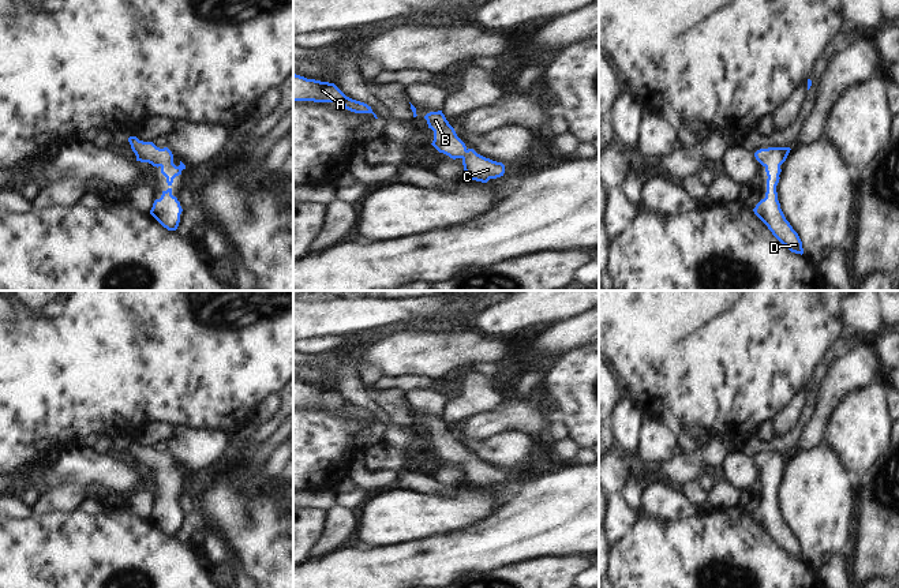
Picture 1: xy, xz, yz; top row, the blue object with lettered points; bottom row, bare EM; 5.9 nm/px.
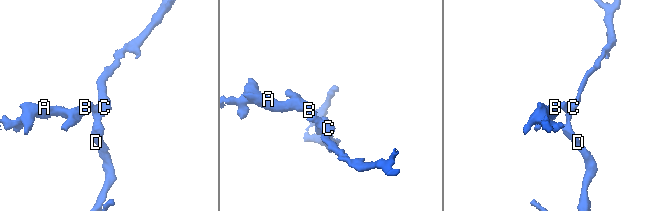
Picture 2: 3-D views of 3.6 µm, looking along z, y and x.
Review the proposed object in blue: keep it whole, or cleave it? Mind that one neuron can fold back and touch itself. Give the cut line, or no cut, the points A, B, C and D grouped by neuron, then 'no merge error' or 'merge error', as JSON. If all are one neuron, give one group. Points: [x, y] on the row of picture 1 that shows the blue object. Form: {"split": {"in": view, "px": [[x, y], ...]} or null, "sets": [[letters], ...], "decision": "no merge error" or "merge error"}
{"split": null, "sets": [["A", "B", "C", "D"]], "decision": "no merge error"}

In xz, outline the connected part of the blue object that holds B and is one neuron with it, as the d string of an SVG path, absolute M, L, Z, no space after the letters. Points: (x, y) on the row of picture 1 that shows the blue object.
M442 111L430 112L424 119L427 120L428 128L434 131L434 141L431 145L439 153L453 160L461 158L467 179L487 183L490 179L503 176L505 165L477 154L473 149L468 149L457 136Z

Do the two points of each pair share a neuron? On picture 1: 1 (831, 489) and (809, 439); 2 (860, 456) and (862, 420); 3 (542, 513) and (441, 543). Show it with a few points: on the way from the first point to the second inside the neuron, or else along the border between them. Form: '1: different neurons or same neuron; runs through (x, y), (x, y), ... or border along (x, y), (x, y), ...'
1: different neurons; border along (823, 439), (811, 448), (797, 450)
2: same neuron; runs through (860, 448), (860, 429)
3: same neuron; runs through (517, 530), (490, 543), (465, 543)

